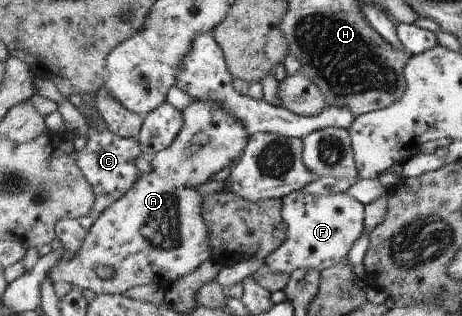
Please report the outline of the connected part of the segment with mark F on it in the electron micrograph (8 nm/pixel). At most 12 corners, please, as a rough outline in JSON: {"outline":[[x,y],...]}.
{"outline":[[348,192],[282,198],[272,272],[326,271],[366,227]]}

